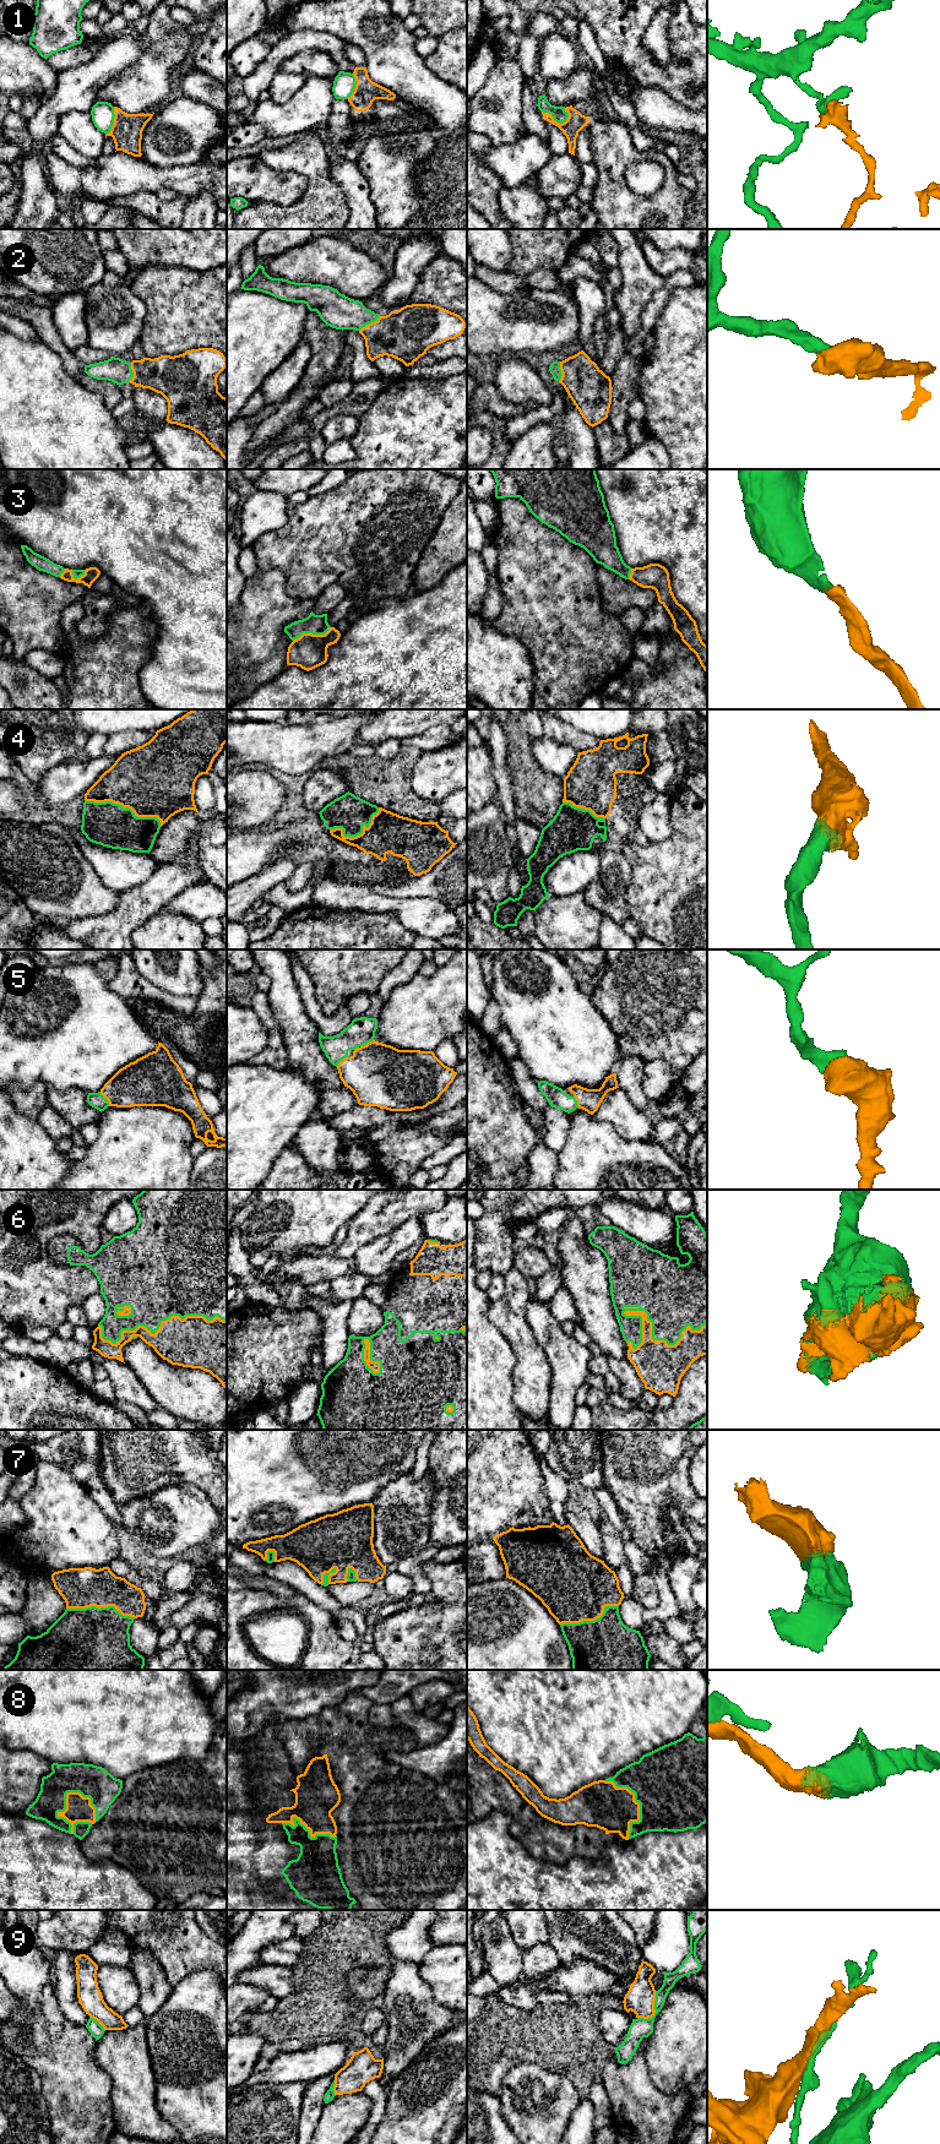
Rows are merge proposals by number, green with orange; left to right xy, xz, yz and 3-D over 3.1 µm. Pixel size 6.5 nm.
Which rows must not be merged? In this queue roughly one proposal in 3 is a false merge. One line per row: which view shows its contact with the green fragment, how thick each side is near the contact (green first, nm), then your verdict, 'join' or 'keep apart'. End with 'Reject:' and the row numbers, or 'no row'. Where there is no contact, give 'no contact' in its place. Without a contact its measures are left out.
1: meets green in yz; 90 nm thick on the green side, 120 nm on the other; keep apart
2: meets green in xz; 220 nm thick on the green side, 340 nm on the other; join
3: meets green in xz; 130 nm thick on the green side, 220 nm on the other; join
4: meets green in xy; 280 nm thick on the green side, 480 nm on the other; join
5: meets green in xy; 100 nm thick on the green side, 300 nm on the other; join
6: meets green in yz; 360 nm thick on the green side, 300 nm on the other; join
7: meets green in xy; 480 nm thick on the green side, 260 nm on the other; join
8: meets green in xy; 190 nm thick on the green side, 170 nm on the other; join
9: meets green in yz; 140 nm thick on the green side, 190 nm on the other; keep apart
Reject: 1, 9

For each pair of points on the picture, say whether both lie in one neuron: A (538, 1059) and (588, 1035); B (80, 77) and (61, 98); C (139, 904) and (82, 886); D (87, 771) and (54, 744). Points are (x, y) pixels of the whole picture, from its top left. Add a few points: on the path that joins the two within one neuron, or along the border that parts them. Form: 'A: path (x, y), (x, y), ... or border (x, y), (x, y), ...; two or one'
A: path (550, 1050), (561, 1050), (569, 1043), (576, 1043); one
B: path (79, 82), (66, 94); one
C: border (120, 893), (119, 902), (110, 910), (94, 915); two
D: border (68, 761), (49, 768), (43, 777); two

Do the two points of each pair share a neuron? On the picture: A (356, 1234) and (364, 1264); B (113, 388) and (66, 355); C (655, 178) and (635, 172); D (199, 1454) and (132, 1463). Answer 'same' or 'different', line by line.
A: different
B: same
C: same
D: same

